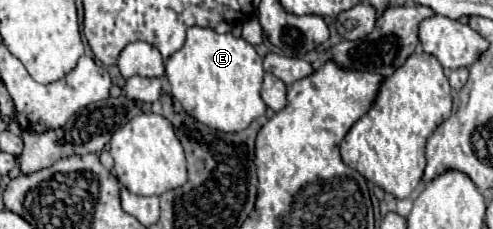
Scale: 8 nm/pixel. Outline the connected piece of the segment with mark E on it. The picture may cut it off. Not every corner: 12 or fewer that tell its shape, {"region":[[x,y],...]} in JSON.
{"region":[[190,27],[166,61],[174,99],[236,133],[266,113],[262,57]]}

